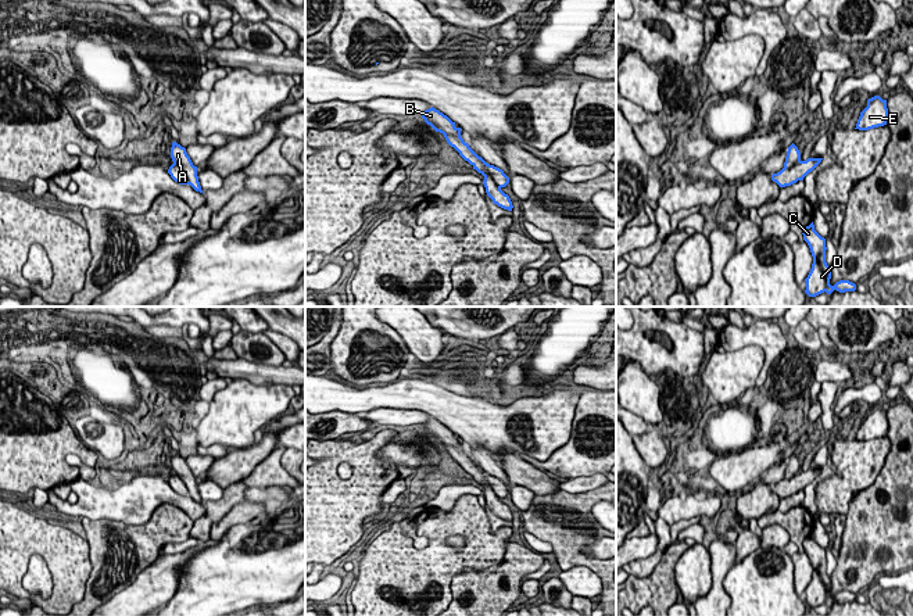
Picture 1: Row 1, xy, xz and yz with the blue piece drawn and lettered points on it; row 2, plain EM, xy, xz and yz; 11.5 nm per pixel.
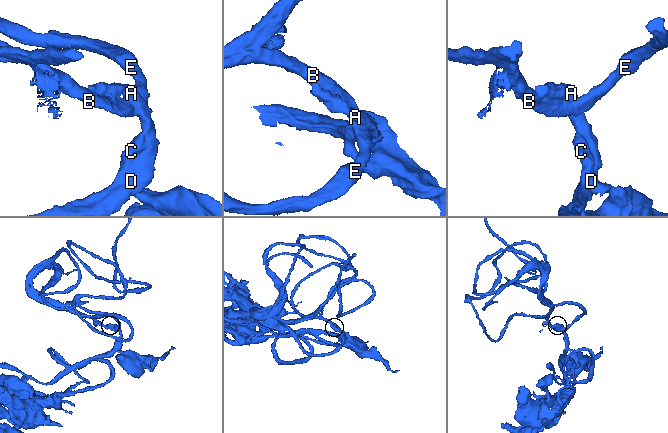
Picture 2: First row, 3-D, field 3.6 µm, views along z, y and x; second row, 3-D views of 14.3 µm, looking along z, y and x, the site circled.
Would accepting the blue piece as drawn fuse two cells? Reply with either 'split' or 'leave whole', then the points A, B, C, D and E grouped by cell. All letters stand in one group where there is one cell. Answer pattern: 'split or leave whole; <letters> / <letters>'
leave whole; A B C D E

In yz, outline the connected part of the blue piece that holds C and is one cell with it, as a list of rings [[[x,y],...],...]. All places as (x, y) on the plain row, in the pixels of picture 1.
[[[813,533],[803,540],[802,545],[813,567],[812,580],[808,588],[805,590],[805,604],[809,608],[816,608],[824,602],[827,605],[831,605],[834,601],[839,604],[855,602],[856,595],[849,591],[839,591],[834,597],[830,595],[831,583],[830,577],[826,573],[826,549],[814,541]]]

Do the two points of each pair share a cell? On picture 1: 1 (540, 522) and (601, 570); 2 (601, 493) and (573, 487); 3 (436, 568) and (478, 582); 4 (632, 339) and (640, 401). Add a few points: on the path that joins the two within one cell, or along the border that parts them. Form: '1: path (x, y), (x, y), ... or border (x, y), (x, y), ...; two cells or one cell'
1: path (555, 530), (586, 559); one cell
2: border (601, 484), (577, 493), (561, 490); two cells
3: border (489, 566), (464, 568), (451, 582), (450, 601); two cells
4: border (630, 360), (636, 361), (648, 376); two cells

